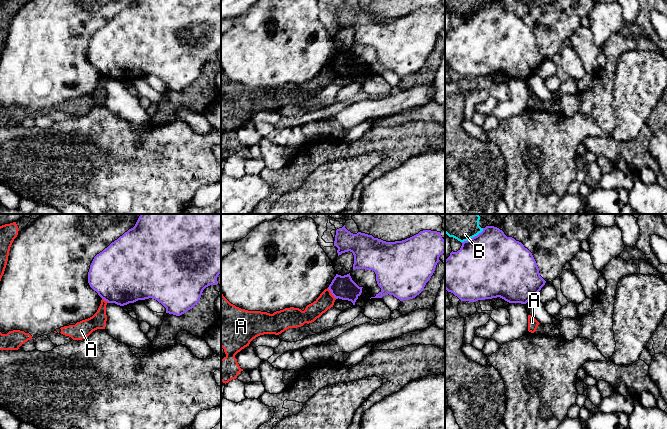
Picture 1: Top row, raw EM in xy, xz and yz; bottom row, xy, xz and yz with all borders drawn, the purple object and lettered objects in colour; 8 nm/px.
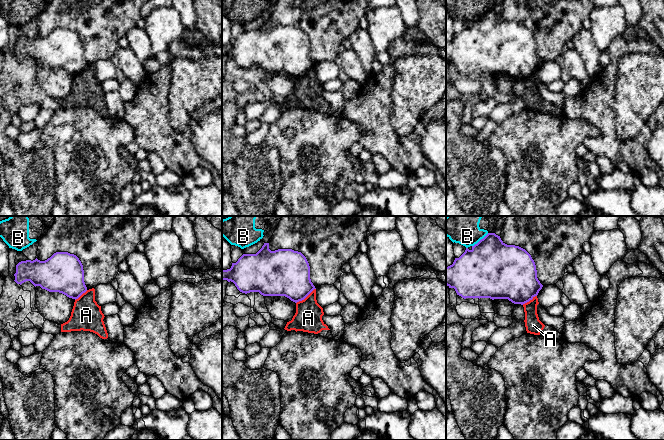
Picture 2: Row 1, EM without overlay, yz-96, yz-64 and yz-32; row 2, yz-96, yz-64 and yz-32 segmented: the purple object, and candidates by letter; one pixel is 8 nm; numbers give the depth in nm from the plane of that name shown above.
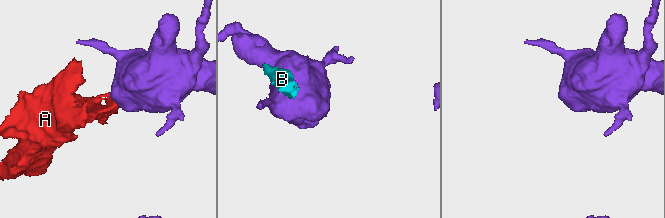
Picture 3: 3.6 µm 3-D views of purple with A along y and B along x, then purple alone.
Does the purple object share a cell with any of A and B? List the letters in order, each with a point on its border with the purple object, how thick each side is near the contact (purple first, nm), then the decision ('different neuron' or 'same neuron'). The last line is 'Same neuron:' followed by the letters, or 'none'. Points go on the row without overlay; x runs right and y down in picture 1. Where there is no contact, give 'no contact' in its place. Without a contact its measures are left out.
A: meets purple in xz at (331, 69); 190 nm thick on the purple side, 140 nm on the other; different neuron
B: meets purple in yz at (473, 13); 500 nm thick on the purple side, 140 nm on the other; different neuron
Same neuron: none

